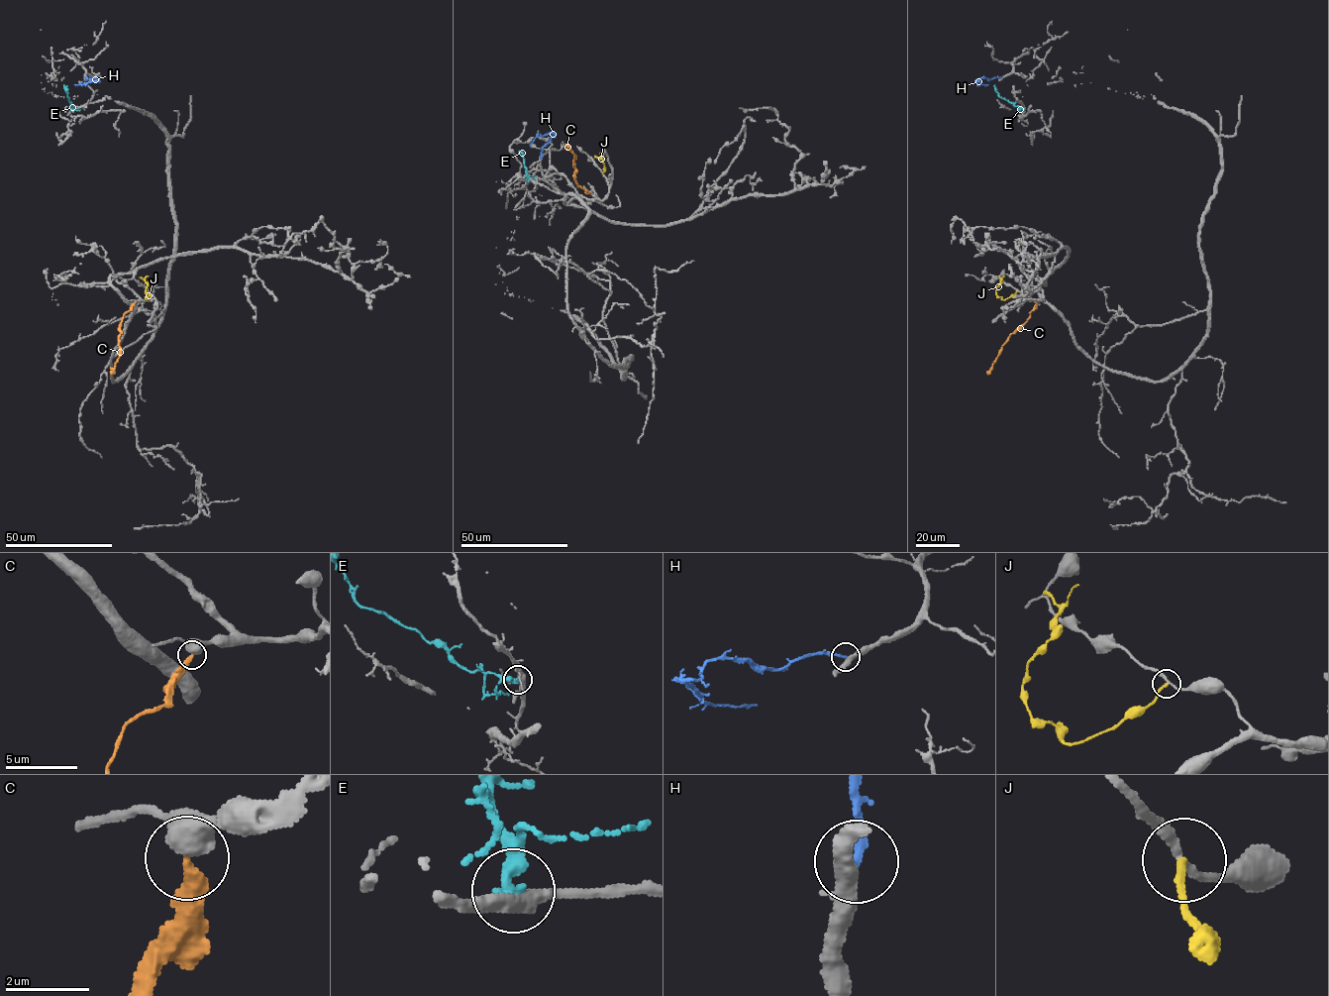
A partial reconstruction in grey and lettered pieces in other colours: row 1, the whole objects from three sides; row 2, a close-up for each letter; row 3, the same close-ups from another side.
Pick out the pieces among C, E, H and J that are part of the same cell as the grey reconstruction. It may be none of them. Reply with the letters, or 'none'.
H

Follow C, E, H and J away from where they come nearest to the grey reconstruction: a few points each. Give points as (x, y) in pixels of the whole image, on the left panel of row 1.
C: (134, 302), (120, 324), (120, 355), (110, 374)
E: (72, 108), (63, 85)
H: (85, 77), (99, 81), (75, 85)
J: (149, 290), (148, 299), (145, 278), (148, 276)

